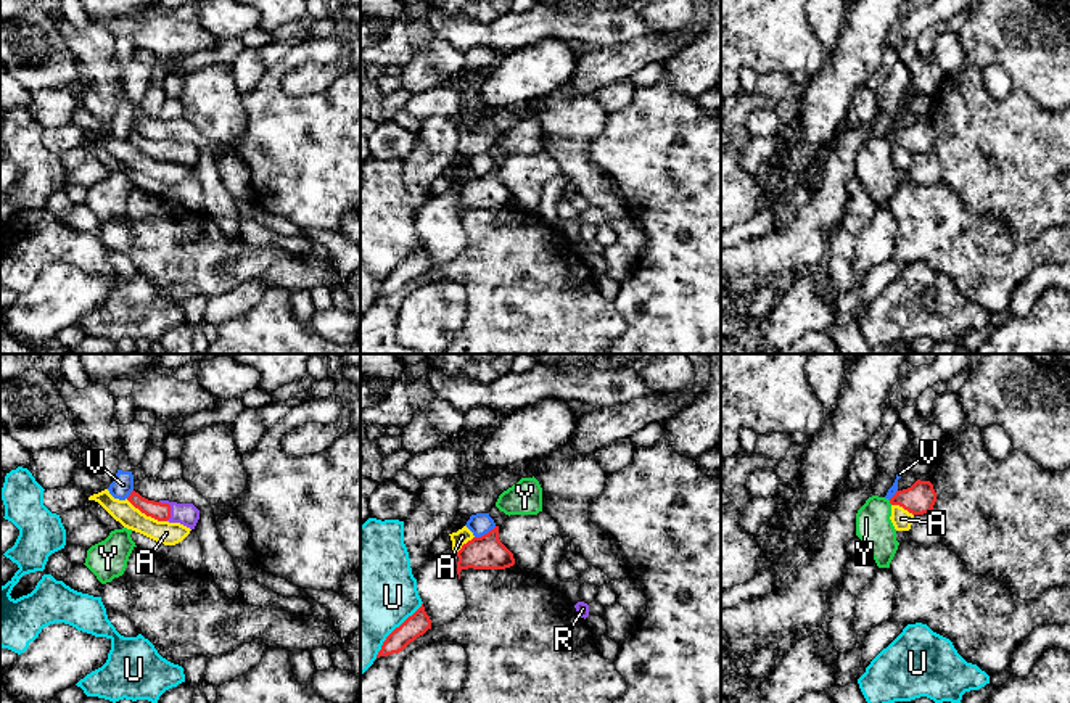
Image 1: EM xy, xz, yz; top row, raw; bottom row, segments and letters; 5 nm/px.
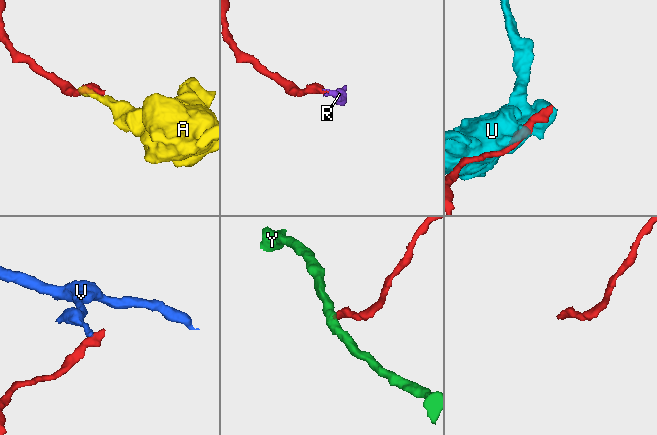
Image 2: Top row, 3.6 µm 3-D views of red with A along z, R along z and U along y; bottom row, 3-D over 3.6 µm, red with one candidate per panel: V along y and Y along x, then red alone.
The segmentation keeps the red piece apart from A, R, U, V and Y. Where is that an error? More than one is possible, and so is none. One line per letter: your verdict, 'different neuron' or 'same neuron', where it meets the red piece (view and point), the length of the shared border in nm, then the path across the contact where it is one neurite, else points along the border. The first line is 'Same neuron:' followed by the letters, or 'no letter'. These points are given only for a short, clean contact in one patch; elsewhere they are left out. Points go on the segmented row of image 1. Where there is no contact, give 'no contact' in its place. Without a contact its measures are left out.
Same neuron: R
A: different neuron | xy (147, 515) | 240 nm | along xy (126, 499), (147, 515), (166, 522)
R: same neuron | xy (169, 509) | 110 nm | across xy (161, 512), (169, 509), (185, 513)
U: different neuron | xz (395, 629) | 360 nm
V: different neuron | xz (485, 534) | 130 nm | along xz (496, 526), (475, 538)
Y: different neuron | yz (890, 502) | 30 nm | along yz (888, 501), (892, 504)

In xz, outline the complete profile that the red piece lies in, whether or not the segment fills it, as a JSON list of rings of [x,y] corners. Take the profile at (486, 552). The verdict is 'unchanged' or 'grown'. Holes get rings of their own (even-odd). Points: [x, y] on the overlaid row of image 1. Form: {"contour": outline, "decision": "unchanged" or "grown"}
{"contour": [[[499,526],[463,544],[457,557],[459,579],[462,569],[505,569],[515,565],[513,553],[499,539]]], "decision": "unchanged"}

